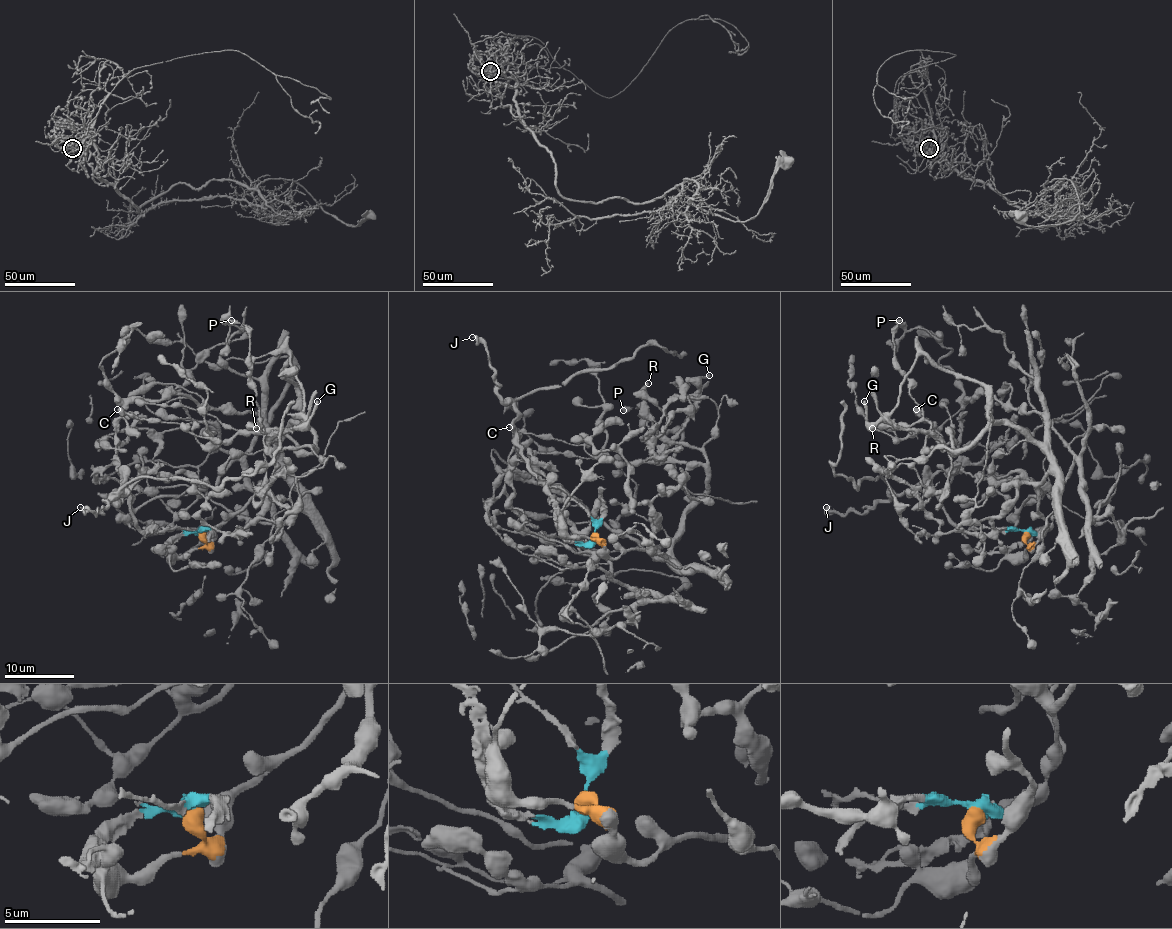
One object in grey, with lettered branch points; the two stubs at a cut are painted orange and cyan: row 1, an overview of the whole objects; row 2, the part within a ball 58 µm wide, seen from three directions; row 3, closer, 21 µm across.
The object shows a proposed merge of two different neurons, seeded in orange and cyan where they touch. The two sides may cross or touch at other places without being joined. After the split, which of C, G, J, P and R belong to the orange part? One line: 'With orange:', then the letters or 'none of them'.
With orange: C, G, P, R

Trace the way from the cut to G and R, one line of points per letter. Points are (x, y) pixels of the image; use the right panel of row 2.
G: (1027, 531), (1034, 543), (1047, 525), (1049, 458), (992, 418), (978, 383), (920, 355), (873, 423), (865, 400)
R: (1027, 531), (1034, 543), (1047, 525), (1049, 458), (1011, 426), (946, 449), (927, 447), (929, 423), (872, 428)

